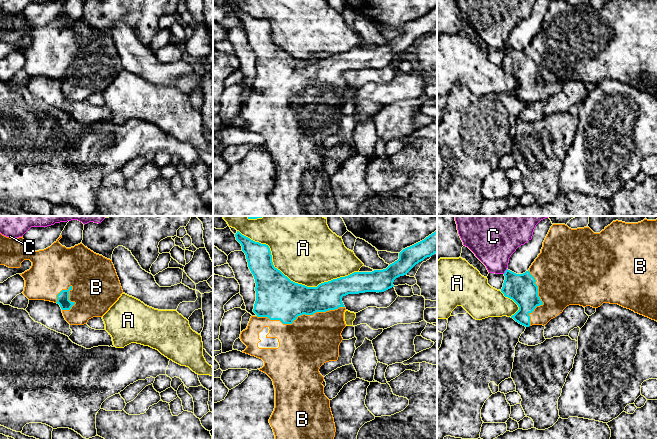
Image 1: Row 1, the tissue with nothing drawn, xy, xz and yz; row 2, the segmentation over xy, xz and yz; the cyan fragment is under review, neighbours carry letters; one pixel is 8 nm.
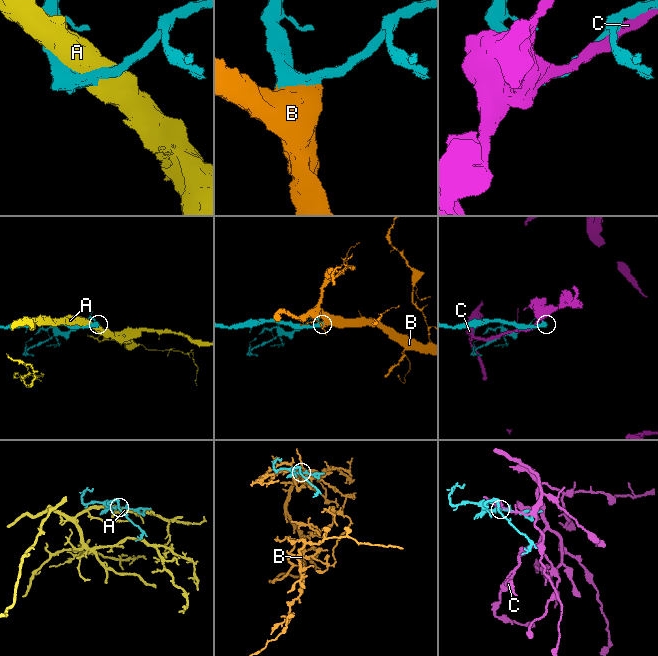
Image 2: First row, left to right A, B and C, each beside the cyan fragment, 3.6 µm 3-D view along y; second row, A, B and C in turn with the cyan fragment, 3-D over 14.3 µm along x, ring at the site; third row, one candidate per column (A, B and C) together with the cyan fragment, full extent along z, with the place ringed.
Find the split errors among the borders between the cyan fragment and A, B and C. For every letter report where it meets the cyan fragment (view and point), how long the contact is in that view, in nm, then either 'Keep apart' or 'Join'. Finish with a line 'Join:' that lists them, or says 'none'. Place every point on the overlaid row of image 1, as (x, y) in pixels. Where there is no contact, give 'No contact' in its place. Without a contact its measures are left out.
A: Touches cyan at xz (290, 280). Shared border 1050 nm. Keep apart
B: Touches cyan at xz (300, 315). Shared border 700 nm. Join
C: Touches cyan at yz (505, 271). Shared border 50 nm. Keep apart
Join: B

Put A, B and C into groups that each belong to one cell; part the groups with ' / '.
A / B / C

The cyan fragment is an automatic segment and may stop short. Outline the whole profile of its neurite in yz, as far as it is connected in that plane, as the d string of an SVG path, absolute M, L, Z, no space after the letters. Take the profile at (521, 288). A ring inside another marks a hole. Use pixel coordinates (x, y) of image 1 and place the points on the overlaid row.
M644 219L638 223L625 223L622 221L613 221L605 227L600 233L594 233L589 227L571 229L565 224L553 224L543 242L541 253L530 266L529 270L523 274L516 274L510 270L504 273L505 280L501 292L505 297L512 299L519 307L519 310L511 316L519 324L529 327L532 325L545 326L551 319L563 312L569 305L580 305L583 307L600 307L603 303L618 304L624 308L630 309L635 313L657 321L657 219Z

